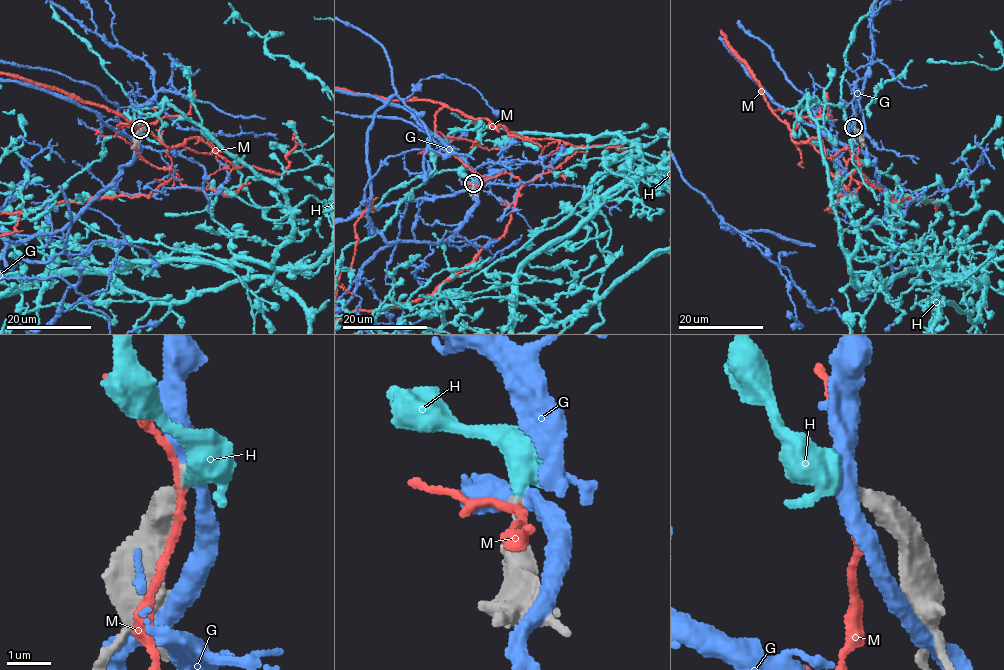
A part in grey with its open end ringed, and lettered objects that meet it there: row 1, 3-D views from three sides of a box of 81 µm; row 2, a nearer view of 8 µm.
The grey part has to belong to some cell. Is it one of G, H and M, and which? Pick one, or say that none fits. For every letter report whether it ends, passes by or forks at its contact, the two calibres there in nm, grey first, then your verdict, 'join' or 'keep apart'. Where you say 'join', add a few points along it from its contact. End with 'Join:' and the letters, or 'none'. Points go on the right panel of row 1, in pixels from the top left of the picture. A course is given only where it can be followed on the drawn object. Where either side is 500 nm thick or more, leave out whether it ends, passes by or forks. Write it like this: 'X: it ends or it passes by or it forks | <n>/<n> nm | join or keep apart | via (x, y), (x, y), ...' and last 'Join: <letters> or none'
G: it passes by | 320/380 nm | keep apart
H: it passes by | 280/400 nm | join | via (853, 127), (809, 101), (850, 271), (985, 282), (926, 204)
M: it passes by | 320/160 nm | keep apart
Join: H

